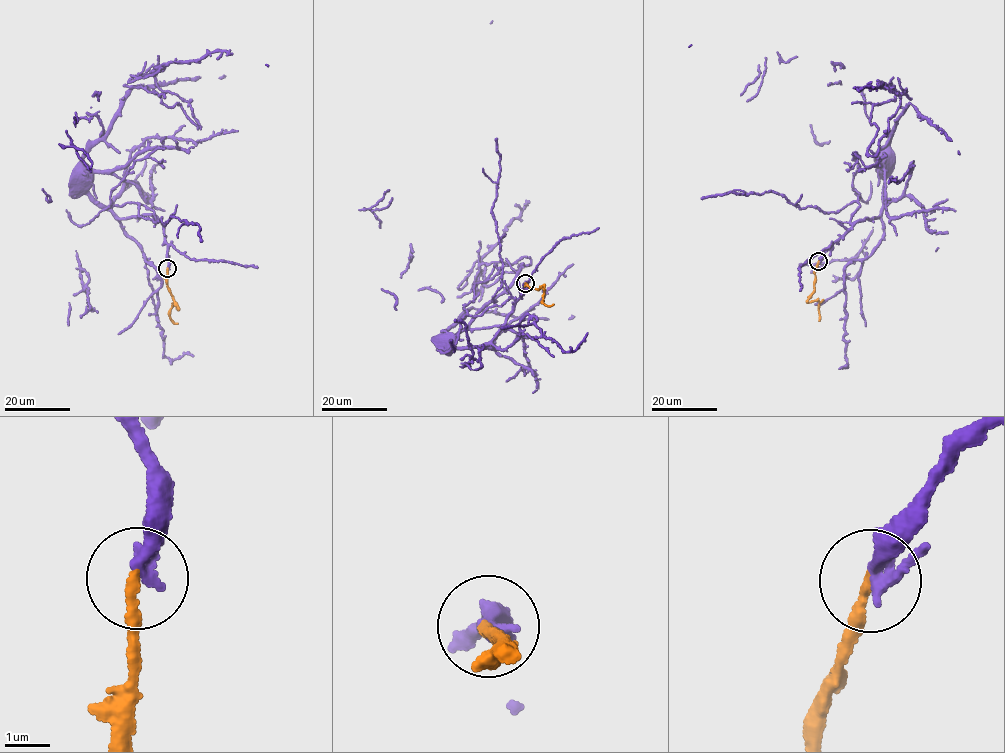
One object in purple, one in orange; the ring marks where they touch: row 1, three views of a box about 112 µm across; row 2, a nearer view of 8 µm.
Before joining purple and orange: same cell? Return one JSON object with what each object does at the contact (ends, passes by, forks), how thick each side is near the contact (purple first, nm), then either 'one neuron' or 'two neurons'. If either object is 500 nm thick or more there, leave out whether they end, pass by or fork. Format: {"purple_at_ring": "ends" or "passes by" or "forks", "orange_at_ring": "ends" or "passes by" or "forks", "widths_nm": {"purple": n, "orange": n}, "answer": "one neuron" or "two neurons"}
{"purple_at_ring": "passes by", "orange_at_ring": "ends", "widths_nm": {"purple": 240, "orange": 220}, "answer": "one neuron"}

